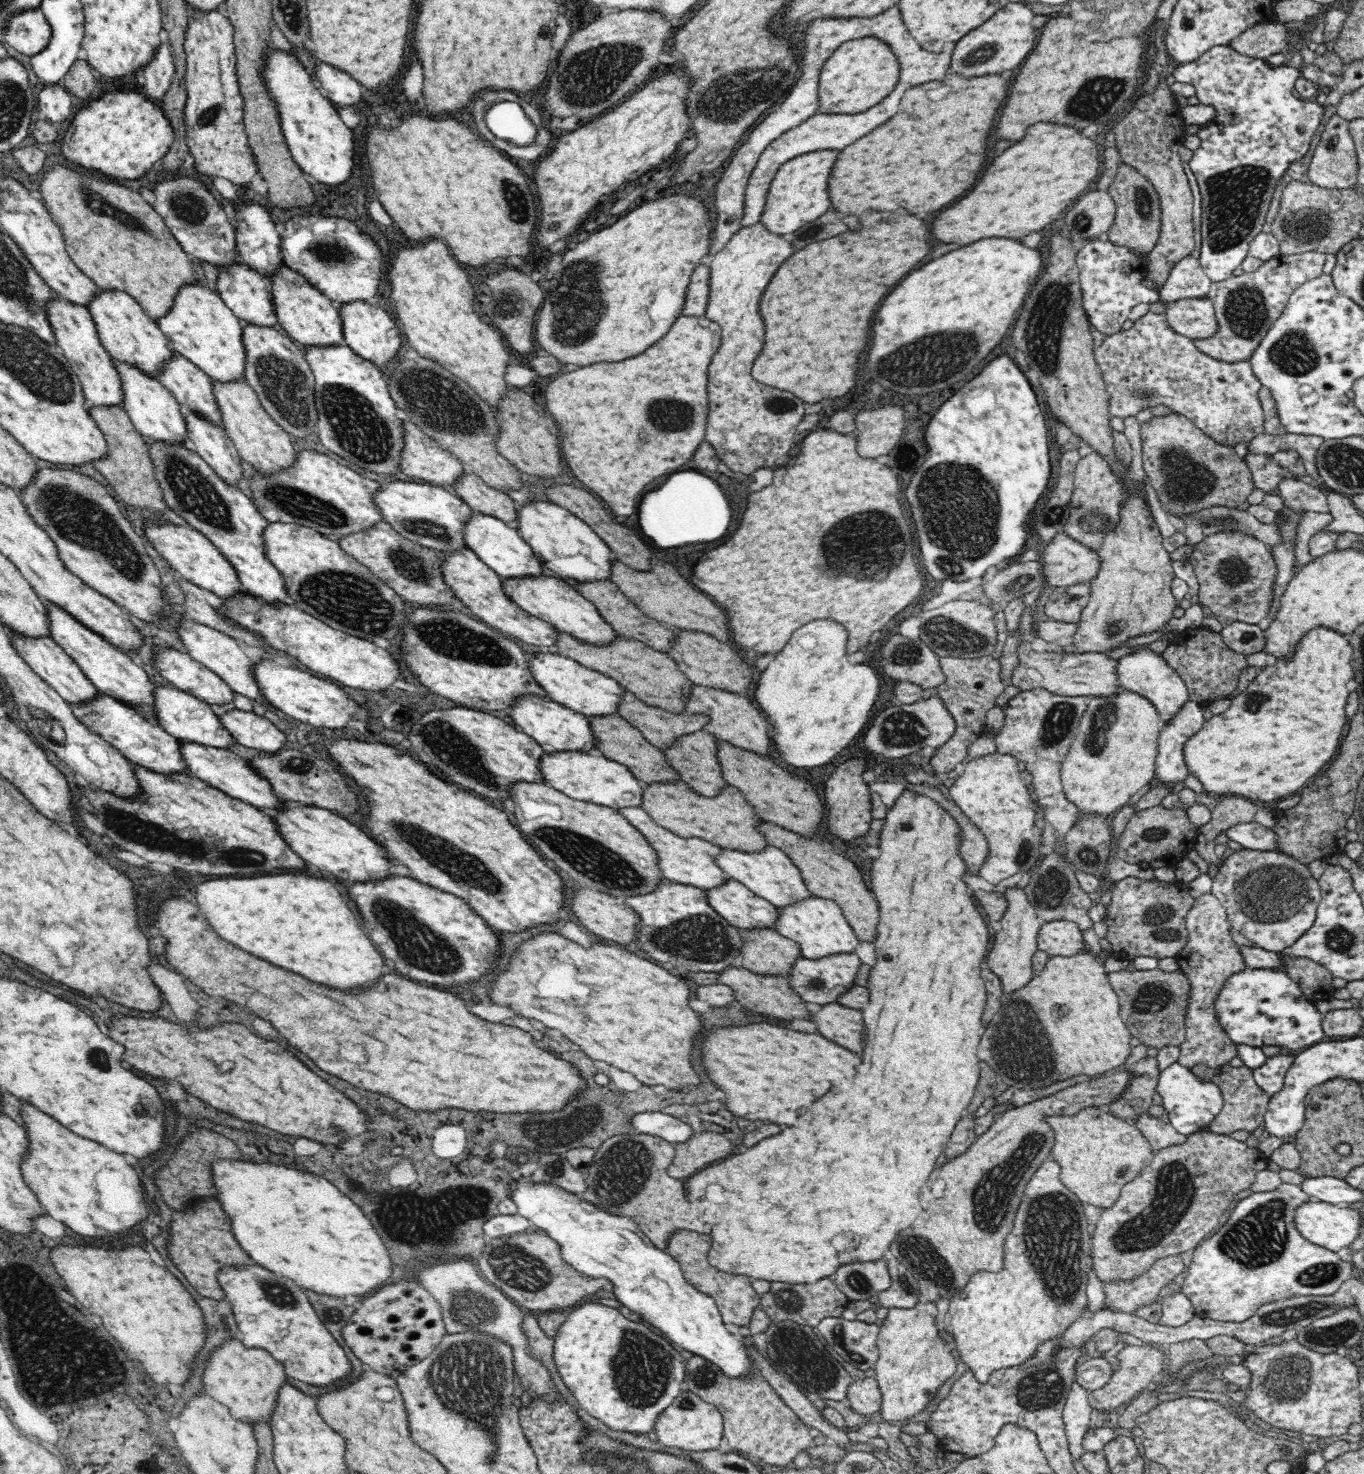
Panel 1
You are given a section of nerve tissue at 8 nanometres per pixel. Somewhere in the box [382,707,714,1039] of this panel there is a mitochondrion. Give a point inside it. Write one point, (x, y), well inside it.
(595, 862)

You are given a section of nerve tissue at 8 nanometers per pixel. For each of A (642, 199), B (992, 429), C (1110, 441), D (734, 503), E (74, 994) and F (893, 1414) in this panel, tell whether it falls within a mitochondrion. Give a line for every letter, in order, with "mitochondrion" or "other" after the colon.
A: other
B: other
C: other
D: other
E: other
F: other

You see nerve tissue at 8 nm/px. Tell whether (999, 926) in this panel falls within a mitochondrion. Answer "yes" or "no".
no

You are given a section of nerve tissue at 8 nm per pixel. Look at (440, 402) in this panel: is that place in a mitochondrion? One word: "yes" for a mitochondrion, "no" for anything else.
yes

